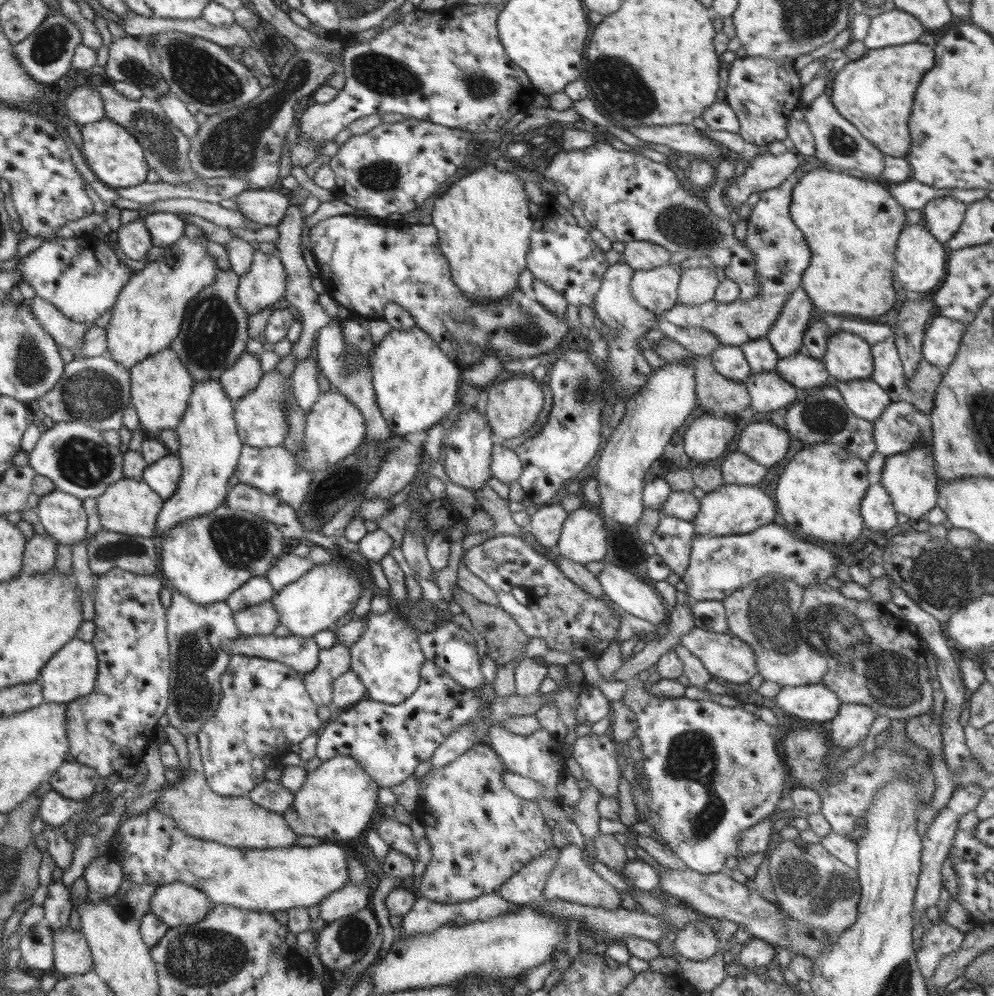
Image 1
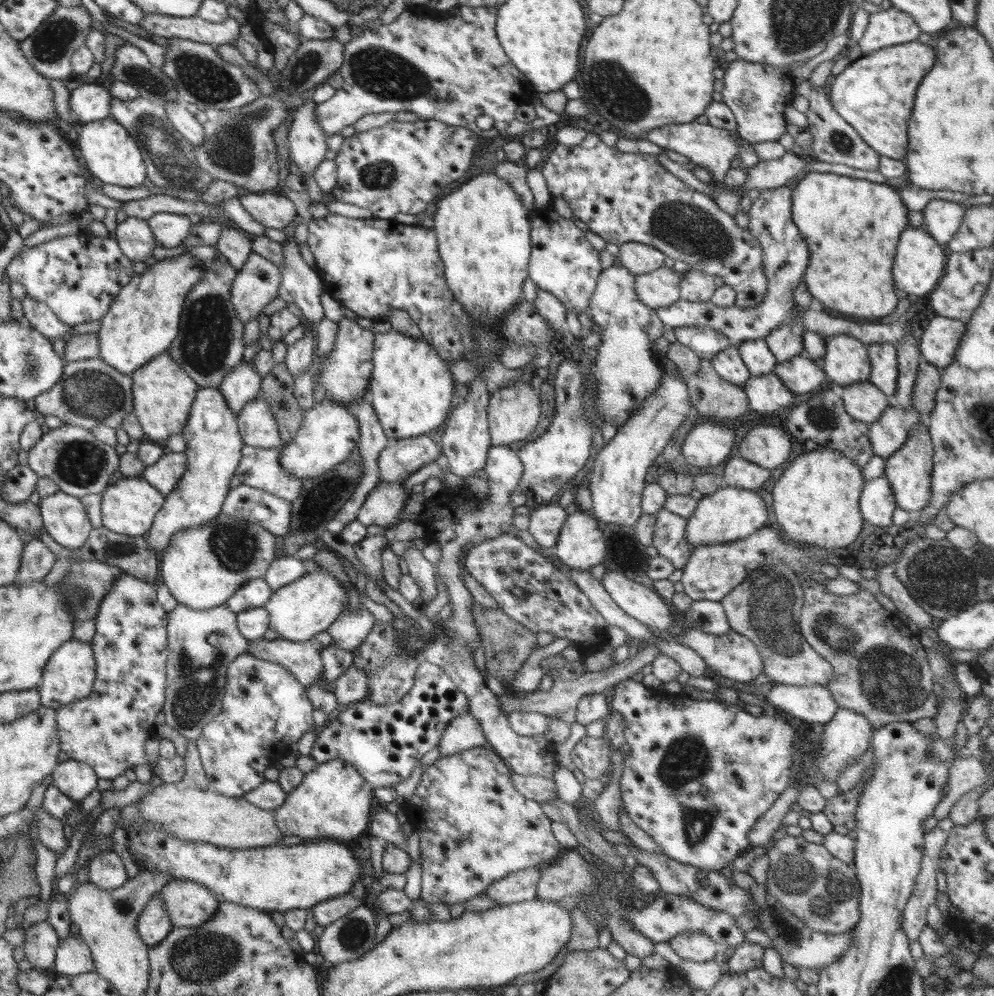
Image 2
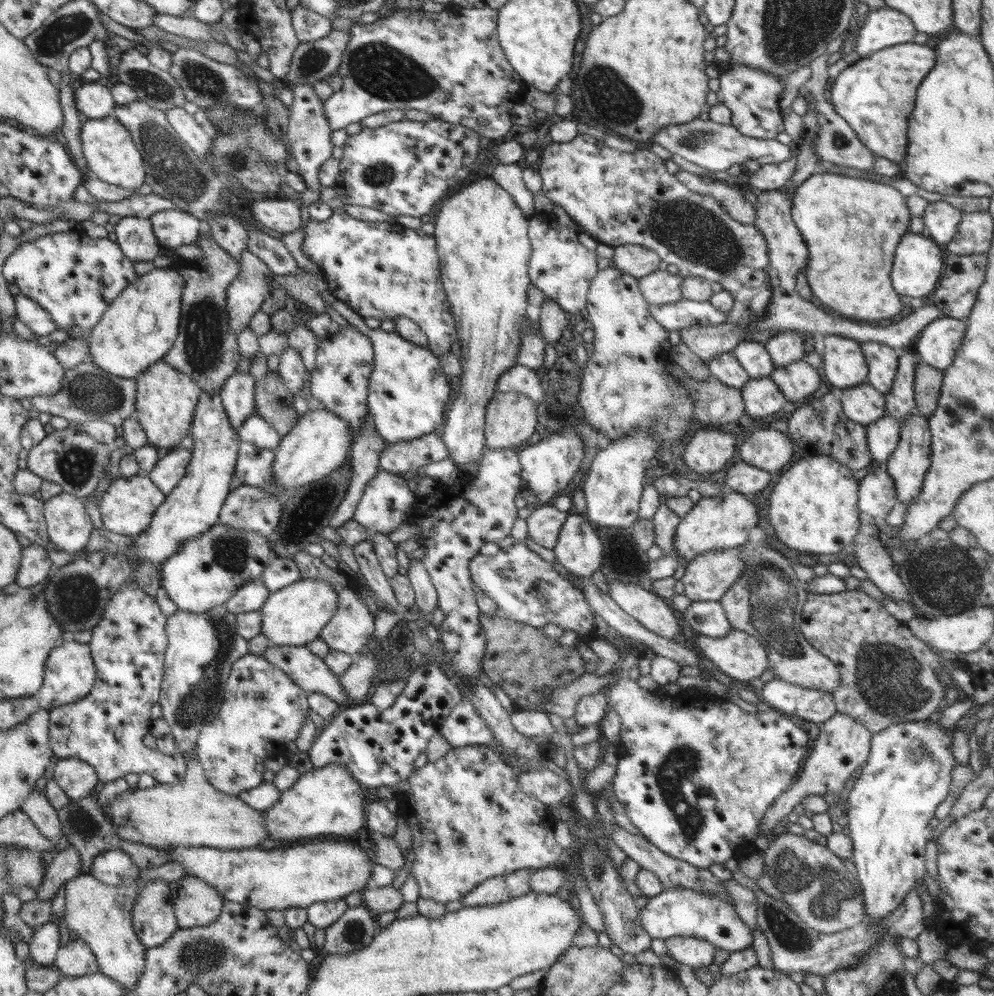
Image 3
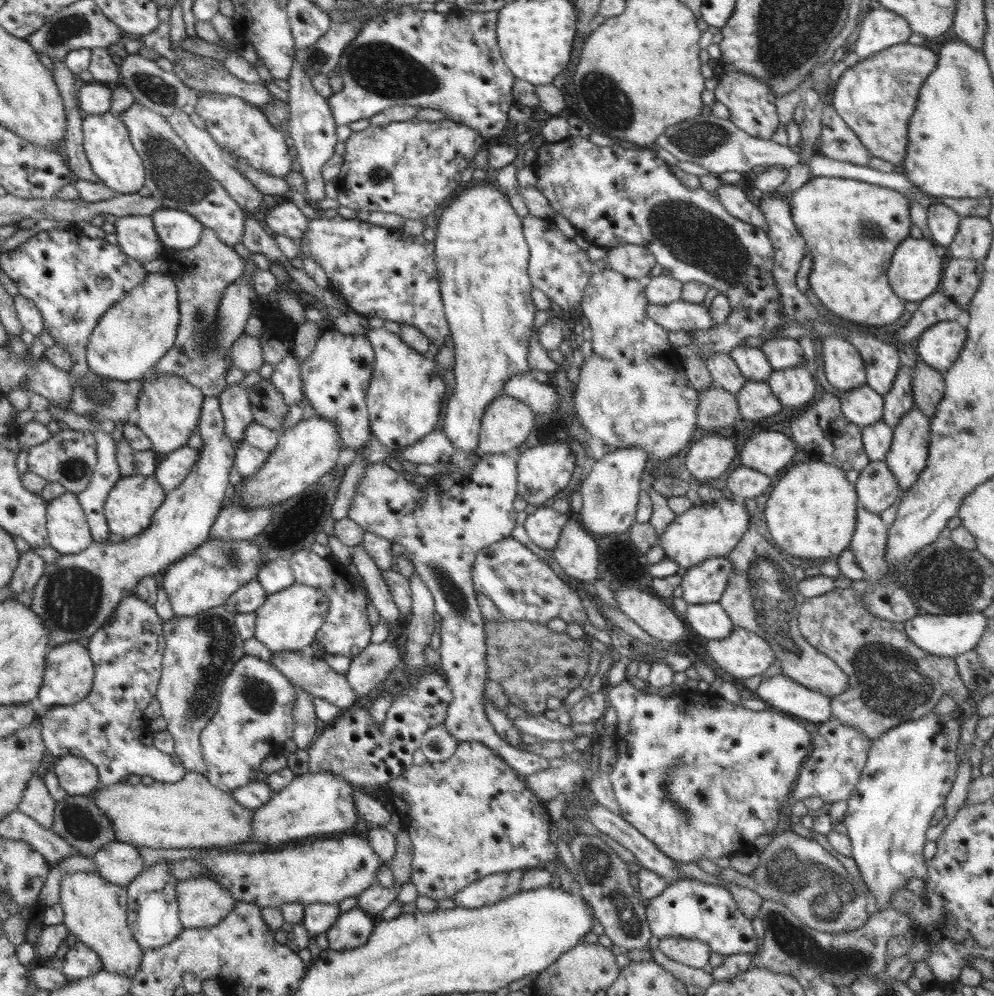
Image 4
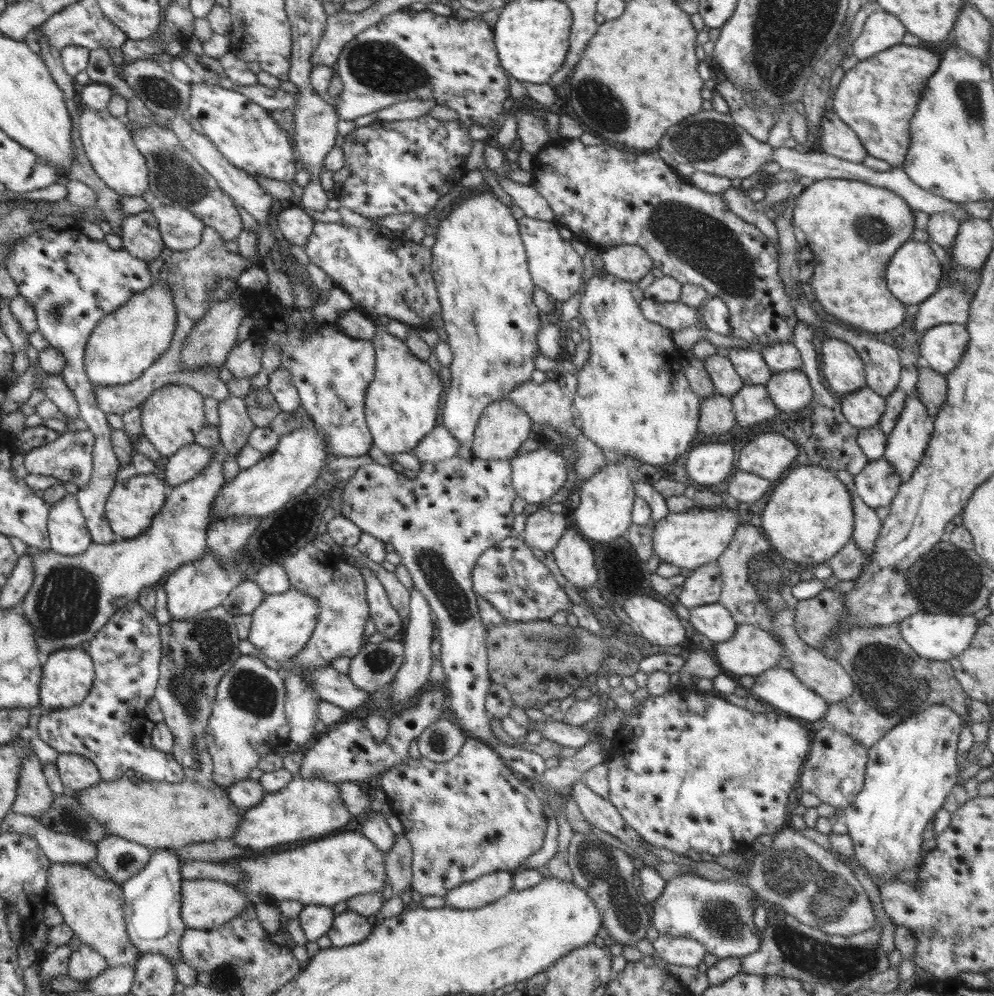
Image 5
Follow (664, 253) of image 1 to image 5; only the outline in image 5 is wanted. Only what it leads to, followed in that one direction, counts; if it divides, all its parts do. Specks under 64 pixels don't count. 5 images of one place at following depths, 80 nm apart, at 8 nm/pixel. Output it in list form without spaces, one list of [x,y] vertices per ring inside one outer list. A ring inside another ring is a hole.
[[[635,245],[612,247],[601,251],[598,256],[604,263],[600,271],[633,283],[644,278],[654,267],[650,255]]]

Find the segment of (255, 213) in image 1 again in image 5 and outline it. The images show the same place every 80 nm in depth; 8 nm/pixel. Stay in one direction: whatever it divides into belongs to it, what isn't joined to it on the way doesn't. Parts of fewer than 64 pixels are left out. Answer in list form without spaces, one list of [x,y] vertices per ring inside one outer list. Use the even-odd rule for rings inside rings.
[[[297,202],[276,216],[276,226],[282,232],[282,236],[290,244],[299,247],[308,244],[314,223],[314,219]]]

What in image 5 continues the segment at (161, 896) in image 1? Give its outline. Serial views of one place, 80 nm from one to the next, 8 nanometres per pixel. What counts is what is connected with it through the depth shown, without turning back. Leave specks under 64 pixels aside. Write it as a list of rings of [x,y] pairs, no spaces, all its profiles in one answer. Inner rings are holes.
[[[184,879],[181,884],[181,916],[187,928],[216,930],[226,922],[232,922],[249,905],[249,900],[235,885],[206,879]]]

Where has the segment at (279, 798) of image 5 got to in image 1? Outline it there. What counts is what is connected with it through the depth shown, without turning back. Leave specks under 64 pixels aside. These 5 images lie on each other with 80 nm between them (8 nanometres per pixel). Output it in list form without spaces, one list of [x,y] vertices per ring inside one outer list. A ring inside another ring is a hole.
[[[338,755],[322,761],[315,770],[307,771],[304,784],[294,793],[295,797],[291,808],[282,816],[299,836],[316,836],[322,840],[326,838],[352,840],[367,830],[366,826],[372,820],[374,810],[378,806],[378,790],[379,786],[355,758]]]

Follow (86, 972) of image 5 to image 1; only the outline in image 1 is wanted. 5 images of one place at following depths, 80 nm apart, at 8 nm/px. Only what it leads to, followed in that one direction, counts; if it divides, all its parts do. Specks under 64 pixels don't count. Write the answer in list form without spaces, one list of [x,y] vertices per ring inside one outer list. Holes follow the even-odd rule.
[[[68,925],[53,930],[54,969],[61,975],[84,974],[93,971],[90,948],[80,931],[72,930]]]

